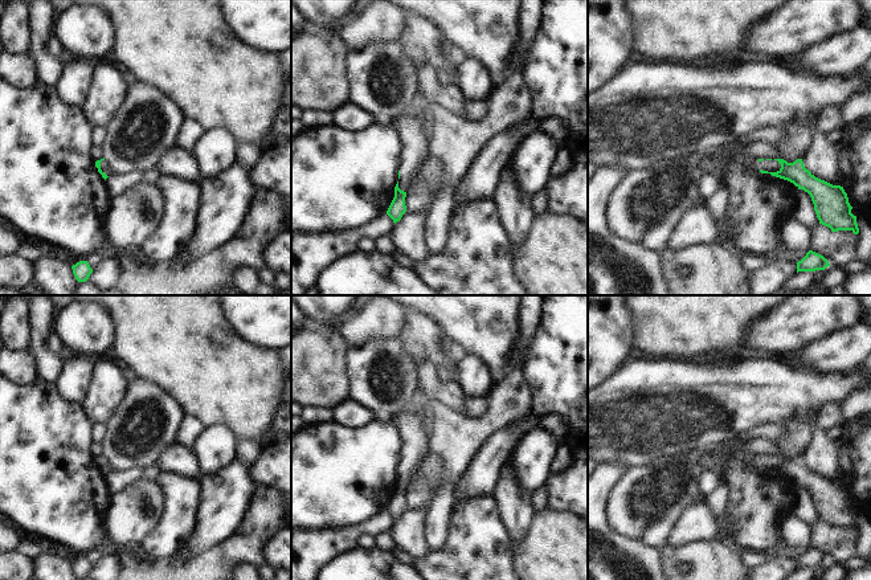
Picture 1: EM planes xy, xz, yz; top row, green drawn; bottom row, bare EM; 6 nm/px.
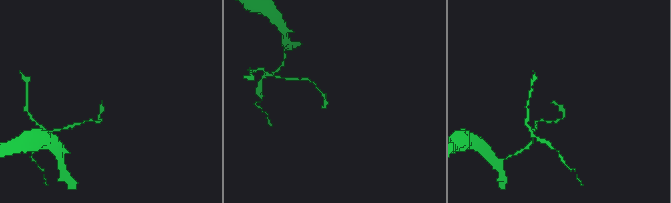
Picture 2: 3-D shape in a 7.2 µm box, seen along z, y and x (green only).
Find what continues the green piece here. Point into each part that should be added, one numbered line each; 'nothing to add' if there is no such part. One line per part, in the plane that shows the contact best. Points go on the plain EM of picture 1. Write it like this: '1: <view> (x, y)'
1: yz (771, 462)

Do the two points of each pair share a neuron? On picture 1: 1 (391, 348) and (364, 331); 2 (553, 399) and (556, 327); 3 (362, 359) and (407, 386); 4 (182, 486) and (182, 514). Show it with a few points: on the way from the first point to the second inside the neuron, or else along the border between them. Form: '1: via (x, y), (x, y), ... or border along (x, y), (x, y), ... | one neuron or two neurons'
1: border along (397, 335), (371, 339), (363, 346), (350, 347) | two neurons
2: via (556, 382), (556, 344) | one neuron
3: via (372, 368), (387, 380), (396, 382) | one neuron
4: via (182, 493), (182, 507) | one neuron

